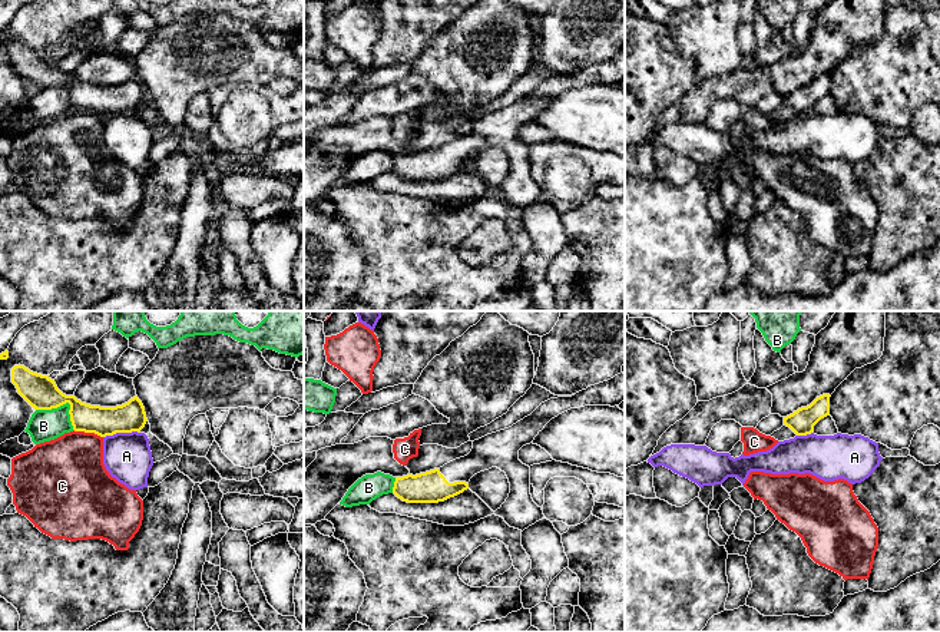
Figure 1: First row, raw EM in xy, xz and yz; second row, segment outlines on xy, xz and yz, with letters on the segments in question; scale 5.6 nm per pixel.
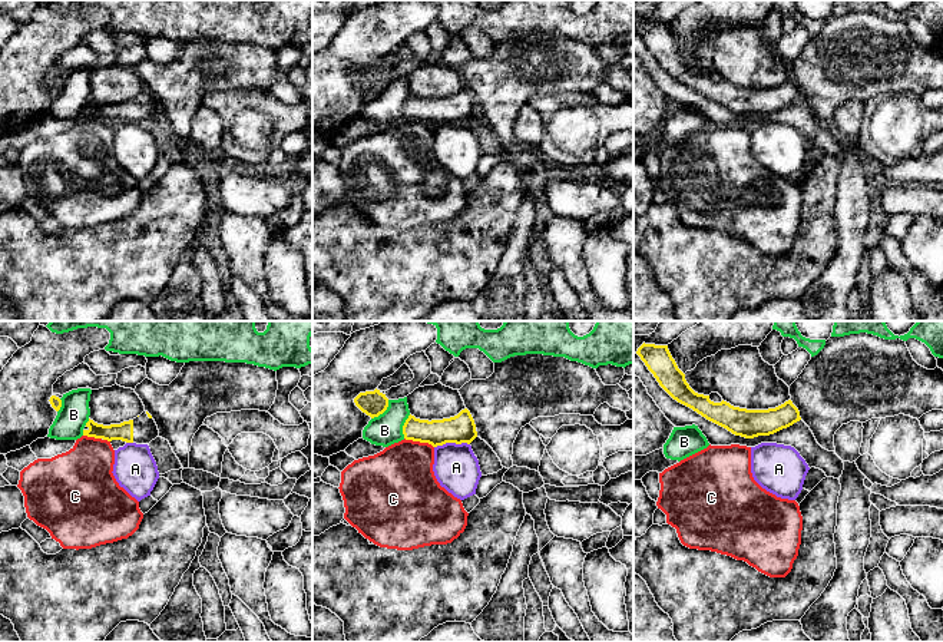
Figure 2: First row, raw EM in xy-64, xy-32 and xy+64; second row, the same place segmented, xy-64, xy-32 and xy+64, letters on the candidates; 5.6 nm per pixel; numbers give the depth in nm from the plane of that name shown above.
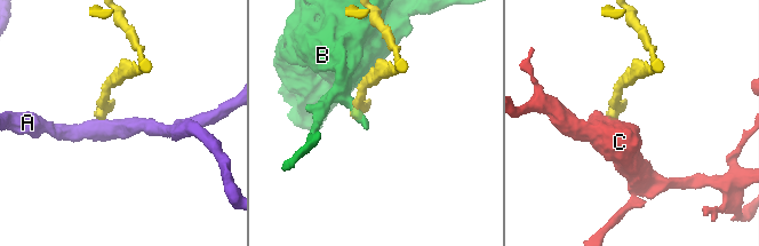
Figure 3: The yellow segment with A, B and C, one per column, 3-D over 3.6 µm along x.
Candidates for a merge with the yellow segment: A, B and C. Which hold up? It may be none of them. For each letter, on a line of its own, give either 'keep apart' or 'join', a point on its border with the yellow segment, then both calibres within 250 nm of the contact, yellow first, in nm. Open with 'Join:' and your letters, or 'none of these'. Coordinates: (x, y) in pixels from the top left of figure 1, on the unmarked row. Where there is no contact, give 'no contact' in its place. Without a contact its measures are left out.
Join: none of these
A: keep apart; contact xy (121, 111); calibres 160 and 280 nm
B: keep apart; contact xy (65, 82); calibres 190 and 180 nm
C: keep apart; contact xy (88, 111); calibres 160 and 400 nm

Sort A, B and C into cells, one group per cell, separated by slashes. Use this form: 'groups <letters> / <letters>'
groups A / B / C

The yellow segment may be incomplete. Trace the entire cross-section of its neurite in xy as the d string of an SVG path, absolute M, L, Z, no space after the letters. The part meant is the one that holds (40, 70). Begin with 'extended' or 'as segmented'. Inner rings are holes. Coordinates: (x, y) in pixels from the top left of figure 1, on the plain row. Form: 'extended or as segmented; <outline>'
as segmented; M20 43L11 47L11 62L34 89L52 89L69 82L75 110L95 112L100 116L139 112L148 100L138 75L116 86L90 85L75 75L63 73L49 54L33 52Z

